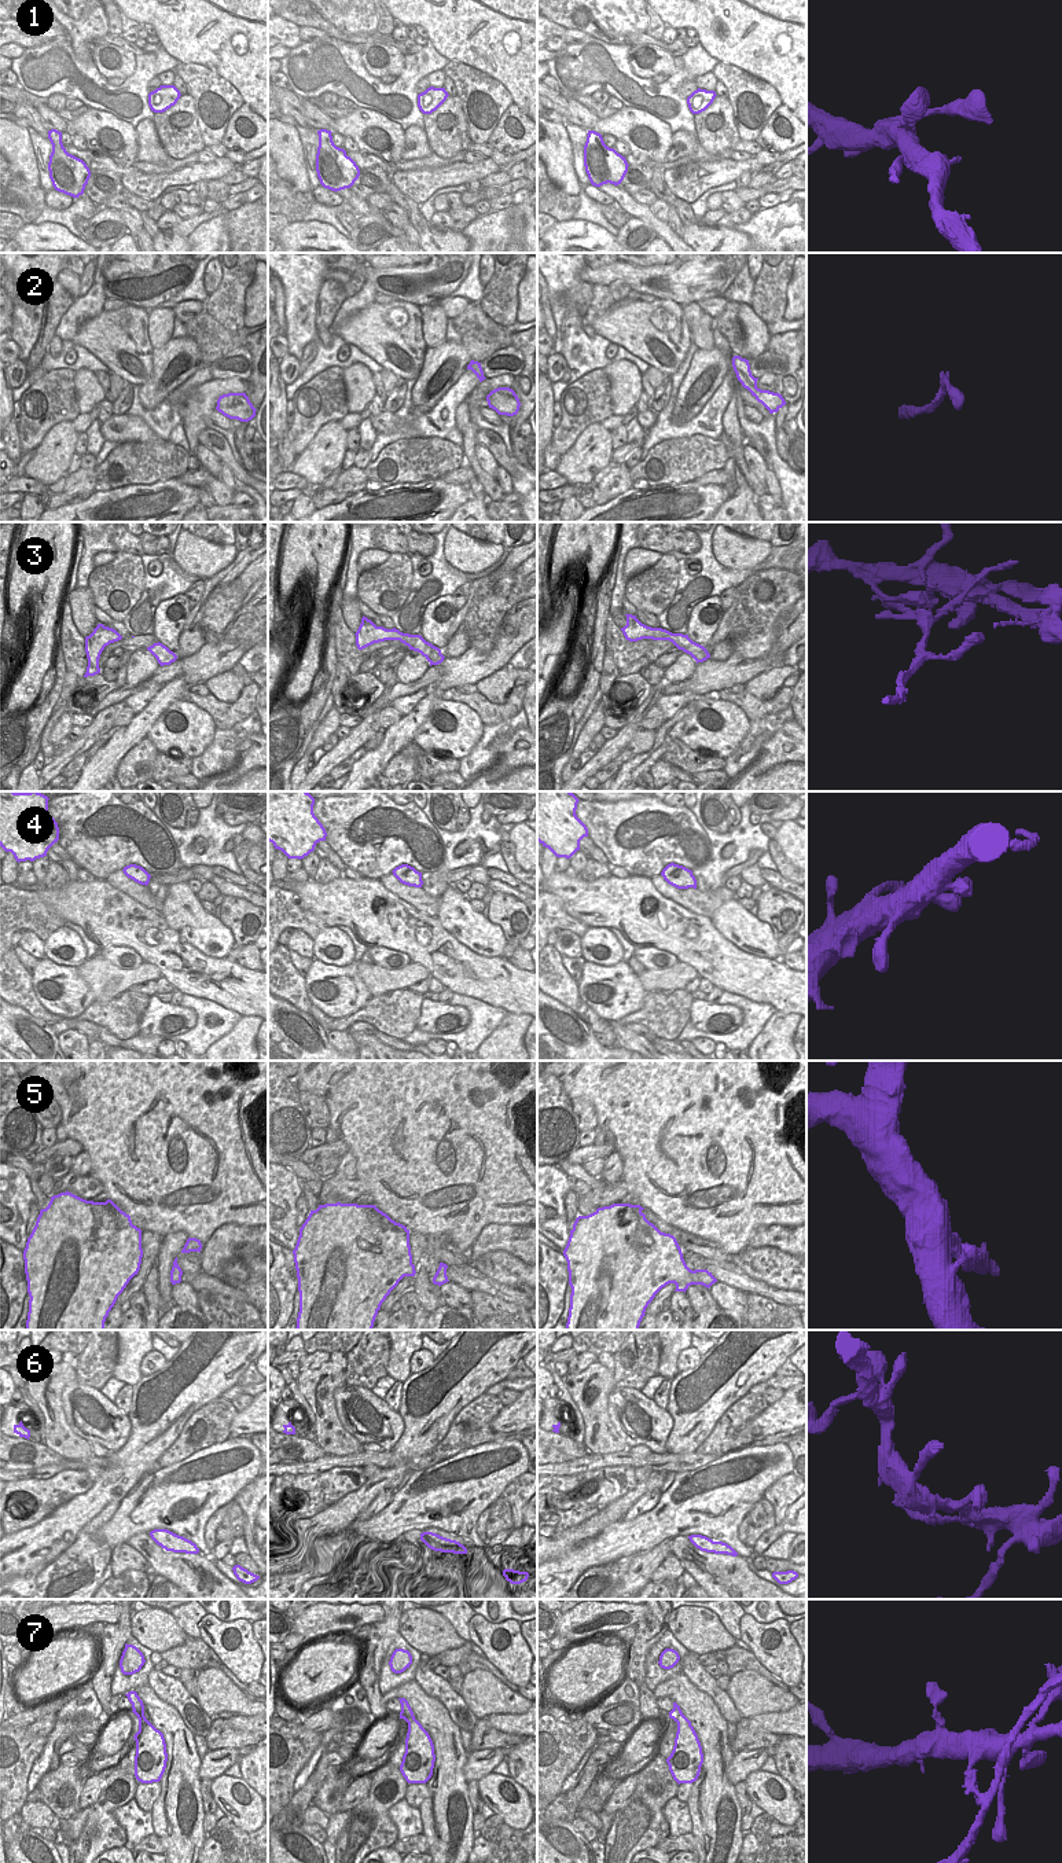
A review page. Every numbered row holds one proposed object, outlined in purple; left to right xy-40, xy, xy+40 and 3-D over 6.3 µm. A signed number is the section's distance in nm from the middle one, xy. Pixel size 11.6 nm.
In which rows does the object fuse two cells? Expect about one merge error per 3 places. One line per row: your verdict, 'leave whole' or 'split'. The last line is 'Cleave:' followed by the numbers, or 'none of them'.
1: leave whole
2: split
3: leave whole
4: leave whole
5: leave whole
6: leave whole
7: leave whole
Cleave: 2

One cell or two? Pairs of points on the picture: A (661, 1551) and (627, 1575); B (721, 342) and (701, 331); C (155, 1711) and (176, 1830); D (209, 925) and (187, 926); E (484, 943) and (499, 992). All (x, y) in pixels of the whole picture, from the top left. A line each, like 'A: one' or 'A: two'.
A: one
B: two
C: one
D: one
E: two

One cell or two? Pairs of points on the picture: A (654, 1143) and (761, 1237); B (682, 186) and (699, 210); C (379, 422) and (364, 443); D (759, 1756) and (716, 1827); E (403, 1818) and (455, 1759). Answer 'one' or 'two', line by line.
A: two
B: two
C: two
D: two
E: two

